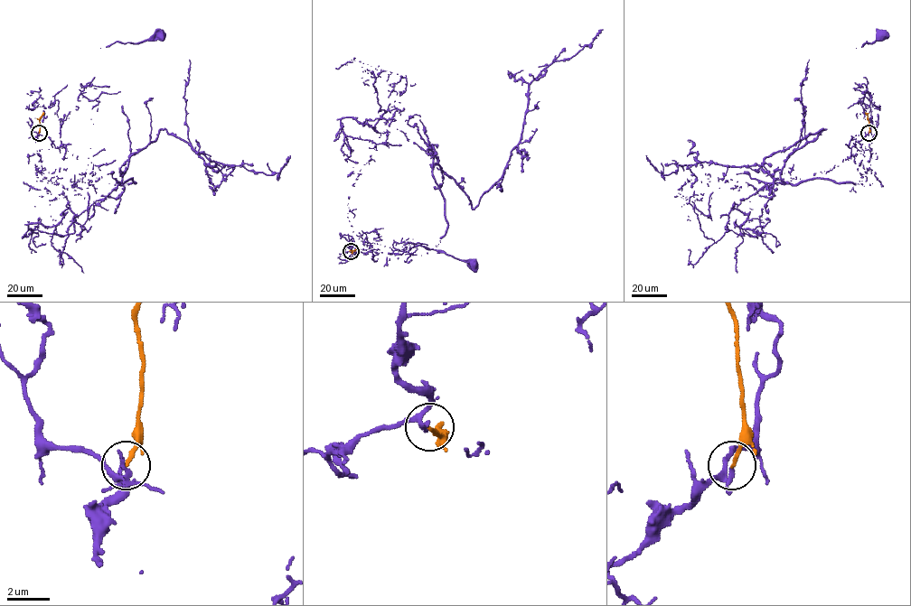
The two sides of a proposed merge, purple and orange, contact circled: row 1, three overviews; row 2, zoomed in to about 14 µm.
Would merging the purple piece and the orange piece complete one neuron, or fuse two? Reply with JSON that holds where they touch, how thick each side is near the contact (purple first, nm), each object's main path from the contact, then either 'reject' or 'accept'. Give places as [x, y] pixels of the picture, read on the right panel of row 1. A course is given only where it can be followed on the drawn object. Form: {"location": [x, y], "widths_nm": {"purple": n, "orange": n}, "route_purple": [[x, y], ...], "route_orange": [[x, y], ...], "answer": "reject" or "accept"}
{"location": [868, 133], "widths_nm": {"purple": 150, "orange": 170}, "route_purple": [[868, 133], [853, 136], [848, 146], [864, 153], [875, 134], [861, 47], [880, 35]], "route_orange": [[868, 133], [865, 112]], "answer": "reject"}

